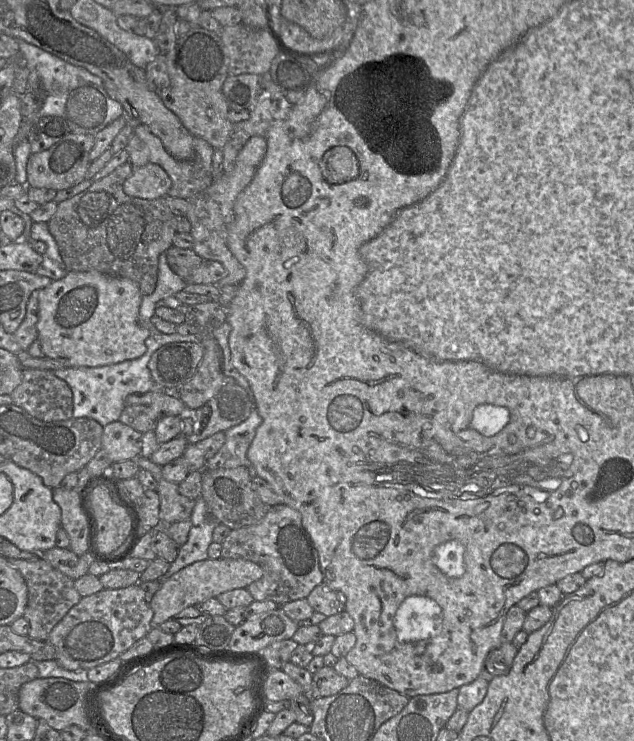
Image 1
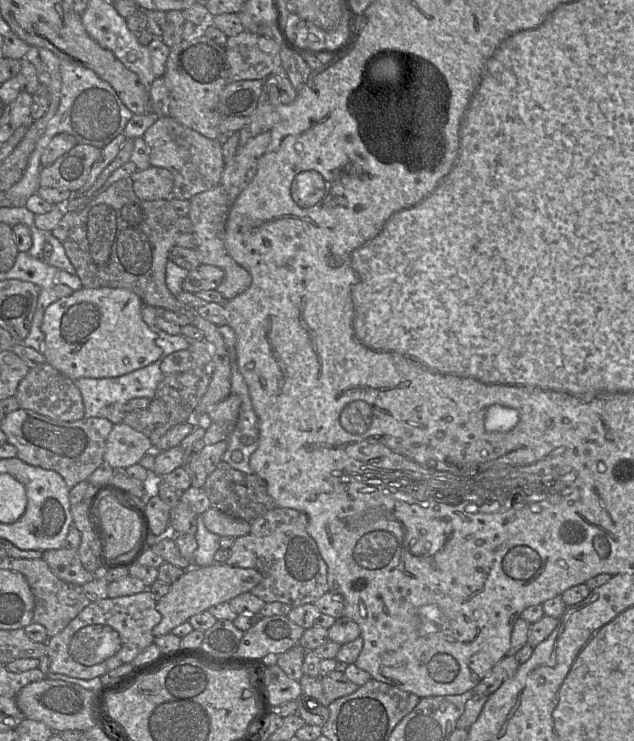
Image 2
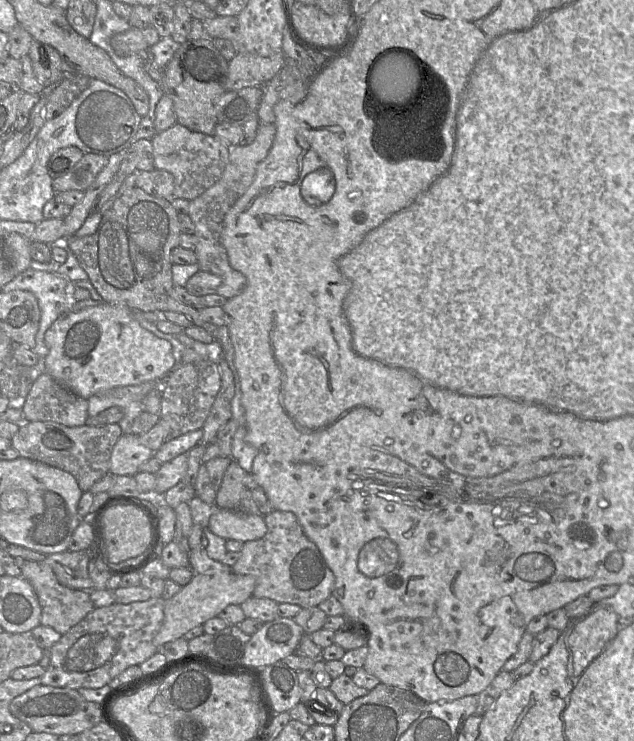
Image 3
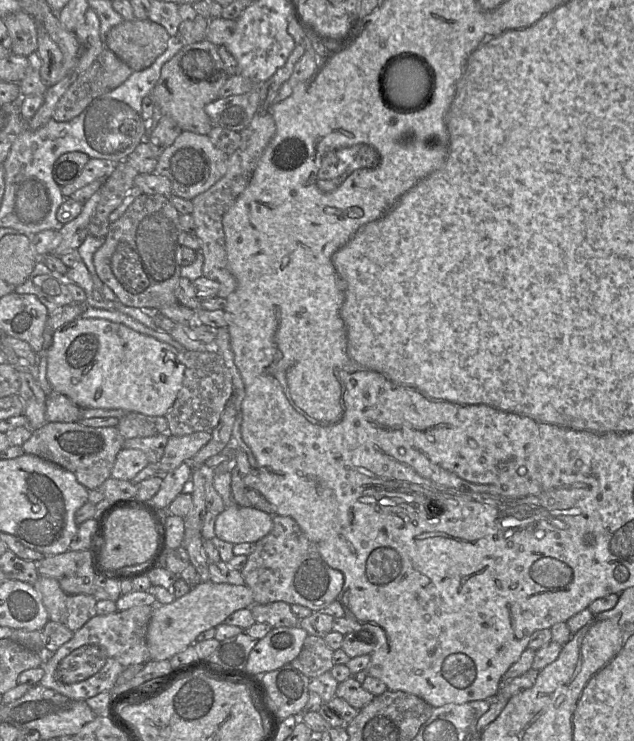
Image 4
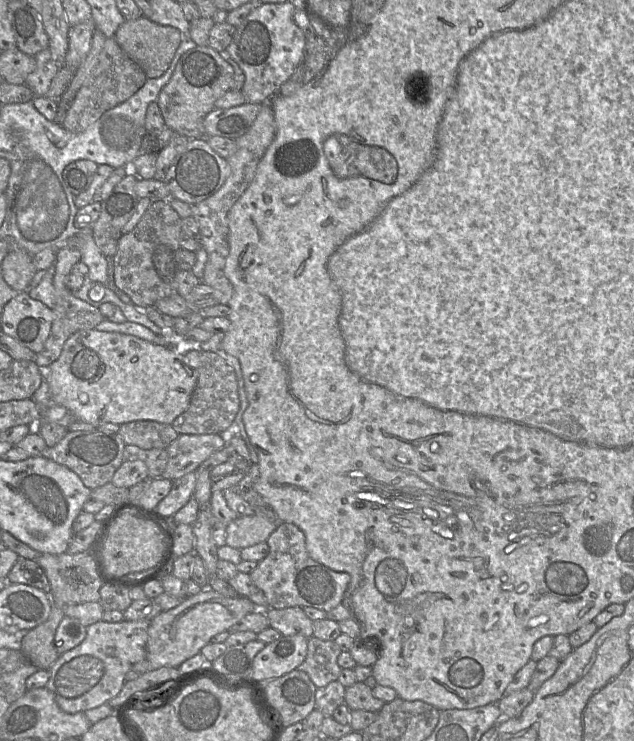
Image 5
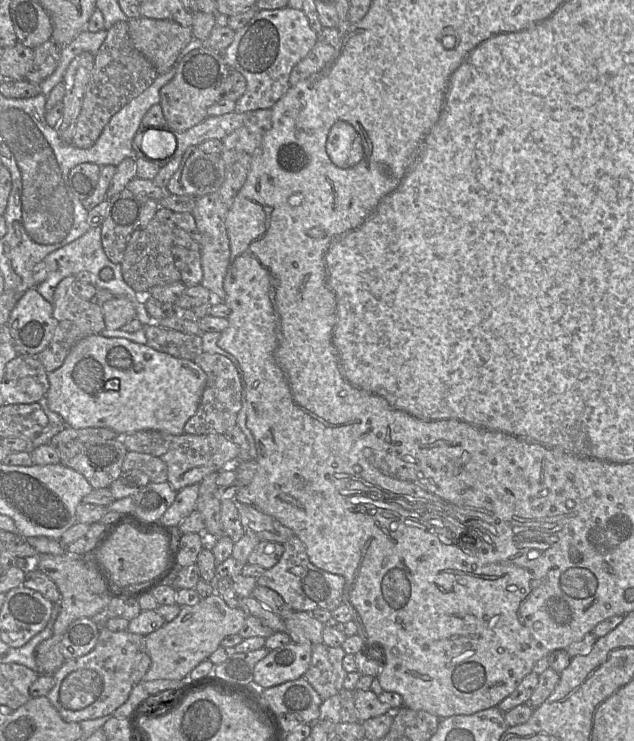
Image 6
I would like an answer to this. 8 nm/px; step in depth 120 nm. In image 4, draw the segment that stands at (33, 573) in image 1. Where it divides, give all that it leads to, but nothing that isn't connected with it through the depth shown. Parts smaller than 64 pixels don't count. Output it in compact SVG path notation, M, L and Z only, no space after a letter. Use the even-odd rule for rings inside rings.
M40 576L33 586L40 594L49 620L60 623L73 632L96 615L97 600L93 595L67 594L55 579L45 576Z

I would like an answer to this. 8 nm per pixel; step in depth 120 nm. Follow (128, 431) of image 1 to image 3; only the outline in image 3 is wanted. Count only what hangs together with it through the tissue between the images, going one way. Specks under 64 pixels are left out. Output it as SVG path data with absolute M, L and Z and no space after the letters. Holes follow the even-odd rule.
M123 433L113 447L110 472L115 476L134 476L139 467L153 457L153 452L140 443L138 435Z

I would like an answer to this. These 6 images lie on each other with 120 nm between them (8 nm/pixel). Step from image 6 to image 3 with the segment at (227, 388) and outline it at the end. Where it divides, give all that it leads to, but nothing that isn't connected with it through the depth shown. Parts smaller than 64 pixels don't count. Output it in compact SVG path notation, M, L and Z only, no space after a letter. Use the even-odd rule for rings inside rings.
M206 360L197 363L176 364L162 380L160 419L169 425L165 442L191 431L202 429L221 387L218 363Z

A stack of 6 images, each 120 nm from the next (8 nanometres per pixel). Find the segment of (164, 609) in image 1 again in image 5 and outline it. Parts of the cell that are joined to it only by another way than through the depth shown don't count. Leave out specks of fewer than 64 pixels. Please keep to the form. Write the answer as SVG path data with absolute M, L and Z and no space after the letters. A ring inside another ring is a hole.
M204 588L198 594L182 600L173 609L161 611L148 624L146 659L150 670L179 667L184 661L200 653L204 646L212 642L214 636L230 632L234 624L256 609L254 603L246 597L229 598Z

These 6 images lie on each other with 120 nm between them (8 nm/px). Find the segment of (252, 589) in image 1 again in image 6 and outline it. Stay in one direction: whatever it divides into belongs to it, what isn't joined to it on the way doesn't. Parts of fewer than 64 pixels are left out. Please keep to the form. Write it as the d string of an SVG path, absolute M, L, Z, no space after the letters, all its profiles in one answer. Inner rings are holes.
M293 535L283 543L284 552L279 561L257 578L257 584L276 591L293 611L311 612L315 609L333 611L344 601L343 576L324 571L313 565L304 543Z

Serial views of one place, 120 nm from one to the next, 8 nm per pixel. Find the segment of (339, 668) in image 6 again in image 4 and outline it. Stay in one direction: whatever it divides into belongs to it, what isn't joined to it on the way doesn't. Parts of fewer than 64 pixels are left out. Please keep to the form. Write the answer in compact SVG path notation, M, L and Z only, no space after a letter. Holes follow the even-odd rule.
M308 634L301 652L290 664L312 679L325 672L330 672L334 666L333 651L322 637Z

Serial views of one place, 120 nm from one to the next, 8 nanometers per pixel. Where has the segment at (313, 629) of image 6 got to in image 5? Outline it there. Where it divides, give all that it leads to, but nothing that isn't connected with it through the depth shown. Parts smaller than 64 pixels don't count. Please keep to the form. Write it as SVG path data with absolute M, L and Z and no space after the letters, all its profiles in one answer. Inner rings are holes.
M302 607L269 608L263 611L269 626L281 635L302 635L307 639L313 636L313 621L306 616Z

